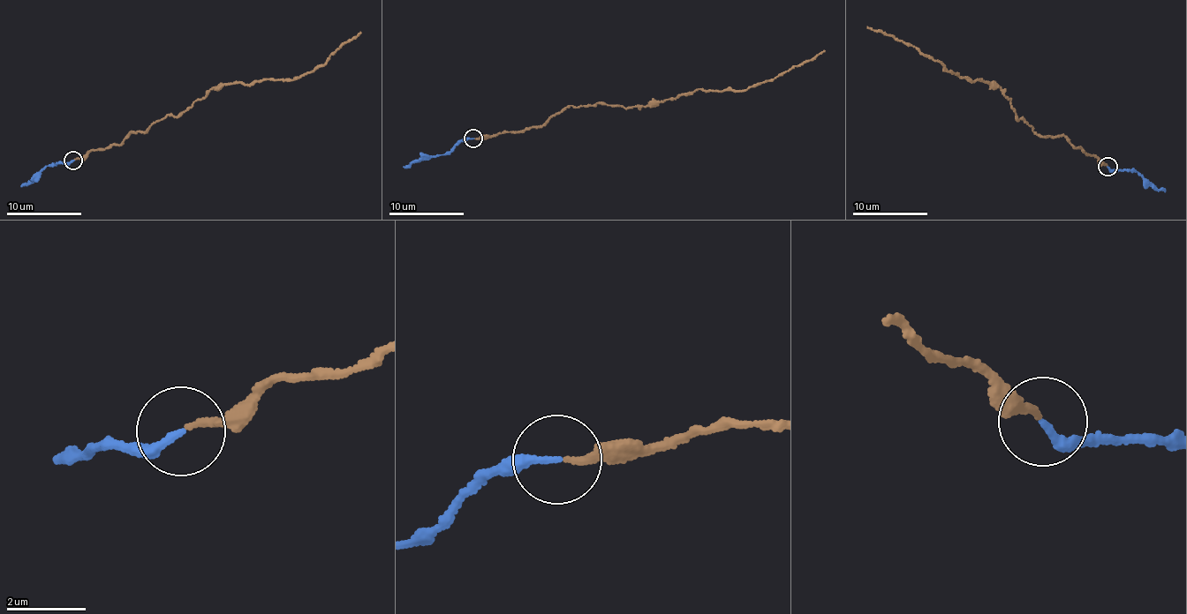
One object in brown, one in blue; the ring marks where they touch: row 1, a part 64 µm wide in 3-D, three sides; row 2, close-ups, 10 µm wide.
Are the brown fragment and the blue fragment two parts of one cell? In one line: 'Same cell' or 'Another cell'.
Another cell

